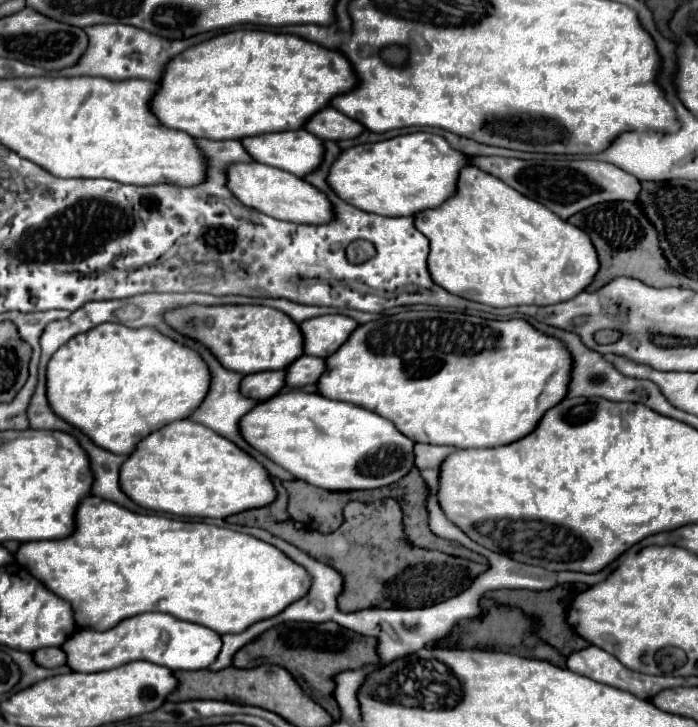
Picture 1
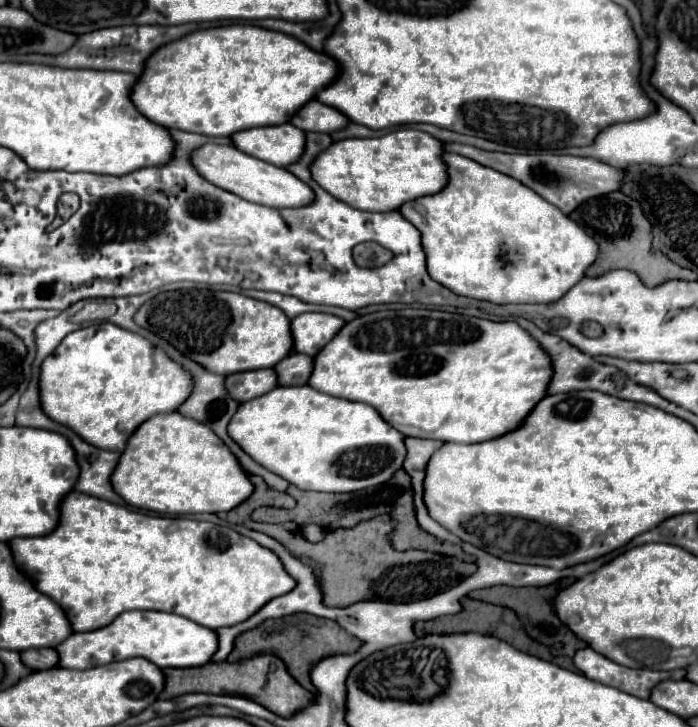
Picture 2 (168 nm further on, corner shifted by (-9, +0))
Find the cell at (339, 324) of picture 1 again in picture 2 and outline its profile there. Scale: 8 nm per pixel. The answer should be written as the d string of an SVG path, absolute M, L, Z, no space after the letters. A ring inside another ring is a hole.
M303 313L291 319L291 333L293 333L293 345L295 345L293 349L297 353L315 357L317 351L321 351L321 347L325 347L325 343L329 343L329 339L337 335L337 331L341 331L343 325L345 321L335 315Z

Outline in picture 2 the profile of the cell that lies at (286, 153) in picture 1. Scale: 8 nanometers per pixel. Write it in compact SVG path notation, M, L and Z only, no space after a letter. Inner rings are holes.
M291 123L257 127L233 135L233 143L243 153L249 153L261 161L277 167L289 167L297 163L305 149L305 133Z

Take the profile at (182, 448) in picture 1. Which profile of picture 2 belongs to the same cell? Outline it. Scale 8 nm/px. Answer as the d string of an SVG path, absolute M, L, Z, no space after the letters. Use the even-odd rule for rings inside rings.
M181 413L157 415L145 421L137 433L131 435L127 447L117 463L117 469L111 475L113 489L133 507L157 511L165 515L193 515L193 513L225 513L243 503L253 493L253 483L239 463L239 459L231 453L231 449L213 435L213 429L205 423L197 423L195 419L185 419Z

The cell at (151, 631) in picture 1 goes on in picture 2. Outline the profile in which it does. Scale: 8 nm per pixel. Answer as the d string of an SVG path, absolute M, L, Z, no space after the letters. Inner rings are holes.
M125 611L111 625L97 631L71 633L65 643L57 647L59 665L67 669L93 669L113 661L125 661L131 657L145 657L157 667L201 667L211 661L217 651L217 633L201 627L191 619L175 613L157 611Z

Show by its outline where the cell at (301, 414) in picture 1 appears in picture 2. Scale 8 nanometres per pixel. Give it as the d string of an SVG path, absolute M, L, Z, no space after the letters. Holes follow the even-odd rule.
M309 385L275 387L273 391L257 399L241 403L229 423L229 435L263 467L307 491L349 493L365 487L383 485L399 469L403 469L407 455L405 435L401 435L395 427L387 425L373 407L325 395Z

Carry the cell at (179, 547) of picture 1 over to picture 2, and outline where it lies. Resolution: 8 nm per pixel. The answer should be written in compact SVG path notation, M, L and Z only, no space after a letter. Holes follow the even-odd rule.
M71 491L63 503L61 503L61 523L57 525L57 529L45 537L19 537L13 539L9 543L11 551L13 551L13 559L15 563L31 577L33 585L49 595L55 603L59 603L63 607L63 611L67 613L73 631L95 631L101 629L105 625L109 625L117 615L121 615L123 611L133 611L133 609L153 609L153 611L167 611L167 613L177 613L183 615L203 627L209 629L221 629L221 627L231 627L237 625L245 619L249 619L249 615L255 615L257 609L261 609L269 599L275 599L277 595L285 595L285 591L293 591L293 577L285 571L285 567L281 567L277 555L273 555L273 551L267 551L263 547L259 547L259 543L253 543L253 539L239 535L237 531L229 529L229 527L219 527L207 521L195 521L195 519L183 519L183 517L153 517L153 515L145 515L133 509L127 509L123 505L115 505L109 503L105 499L93 499L91 495L79 493L79 491Z

